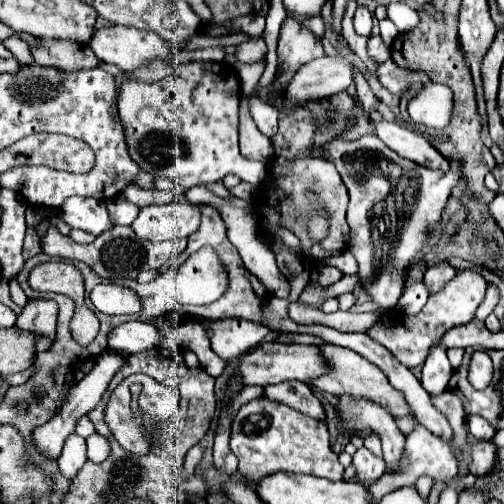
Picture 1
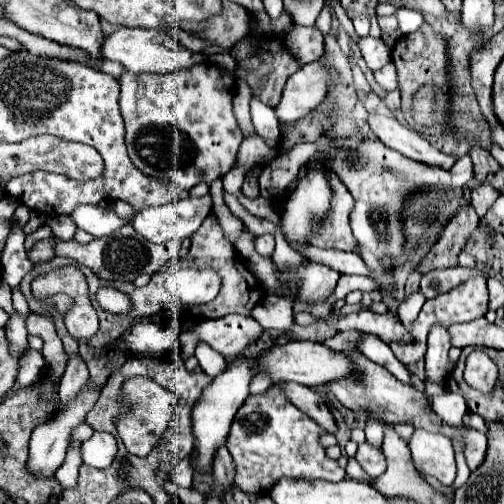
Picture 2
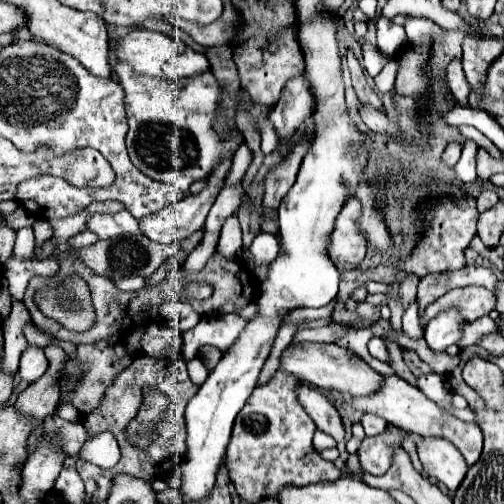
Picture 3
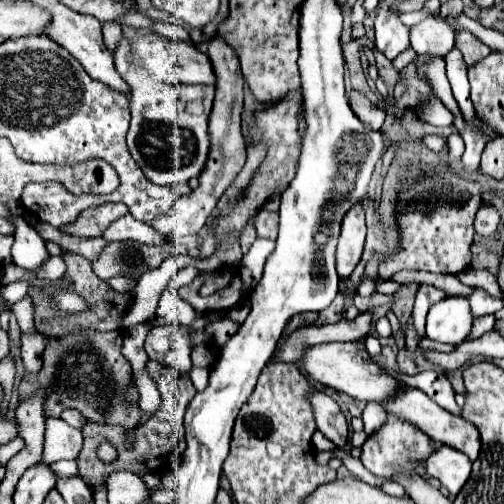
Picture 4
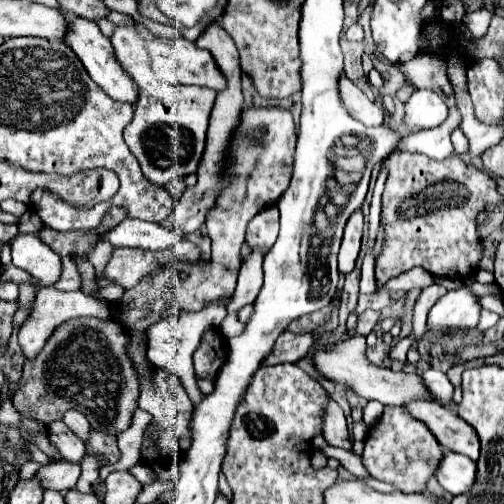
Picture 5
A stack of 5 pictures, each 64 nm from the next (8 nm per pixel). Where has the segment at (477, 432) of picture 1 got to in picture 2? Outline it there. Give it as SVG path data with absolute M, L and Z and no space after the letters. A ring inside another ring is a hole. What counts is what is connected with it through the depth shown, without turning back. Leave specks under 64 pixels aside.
M466 414L466 416L464 416L464 426L468 426L468 428L474 428L474 430L480 430L480 432L488 434L488 426L486 426L484 418L482 418L482 416L478 416L478 414Z

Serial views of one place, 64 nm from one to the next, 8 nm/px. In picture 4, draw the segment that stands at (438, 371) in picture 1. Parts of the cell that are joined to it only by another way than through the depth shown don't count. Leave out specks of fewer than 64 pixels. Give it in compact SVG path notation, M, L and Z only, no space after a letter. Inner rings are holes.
M444 298L436 302L426 320L426 338L442 344L460 344L468 336L472 316L464 298Z

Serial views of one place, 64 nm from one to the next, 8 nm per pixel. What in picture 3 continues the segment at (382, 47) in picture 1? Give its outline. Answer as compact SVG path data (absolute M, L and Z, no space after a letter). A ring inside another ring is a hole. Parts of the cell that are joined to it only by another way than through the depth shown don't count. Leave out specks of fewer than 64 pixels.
M365 42L363 46L364 67L368 74L374 78L377 76L385 64L389 62L389 56L380 52L377 47Z

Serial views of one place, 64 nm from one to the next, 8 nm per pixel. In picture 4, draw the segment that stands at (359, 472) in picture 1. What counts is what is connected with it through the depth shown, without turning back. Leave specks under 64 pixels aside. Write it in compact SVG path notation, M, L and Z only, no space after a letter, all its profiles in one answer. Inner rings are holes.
M388 416L386 424L378 432L368 436L368 440L364 442L360 460L372 474L392 478L396 472L414 470L412 460L418 460L422 464L424 456L428 452L432 452L432 448L434 448L434 442L428 436L422 436L422 432L418 428L412 428L410 424L404 424L402 420L396 420L396 416Z

